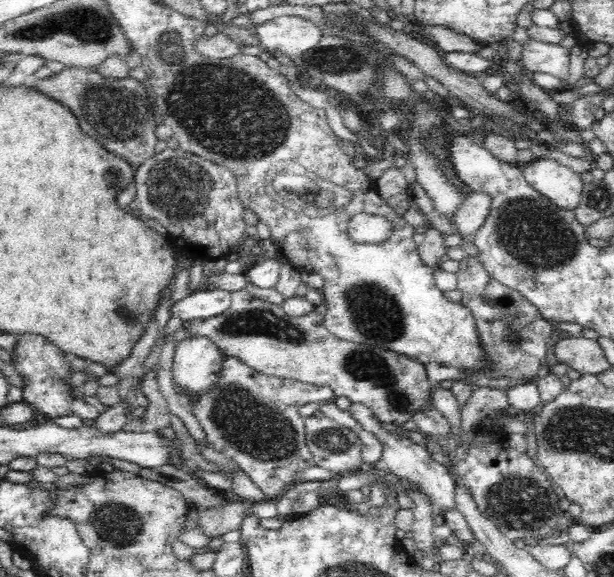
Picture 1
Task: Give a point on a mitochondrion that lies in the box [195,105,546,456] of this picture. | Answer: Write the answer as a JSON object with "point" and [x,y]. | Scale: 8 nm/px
{"point":[377,316]}

